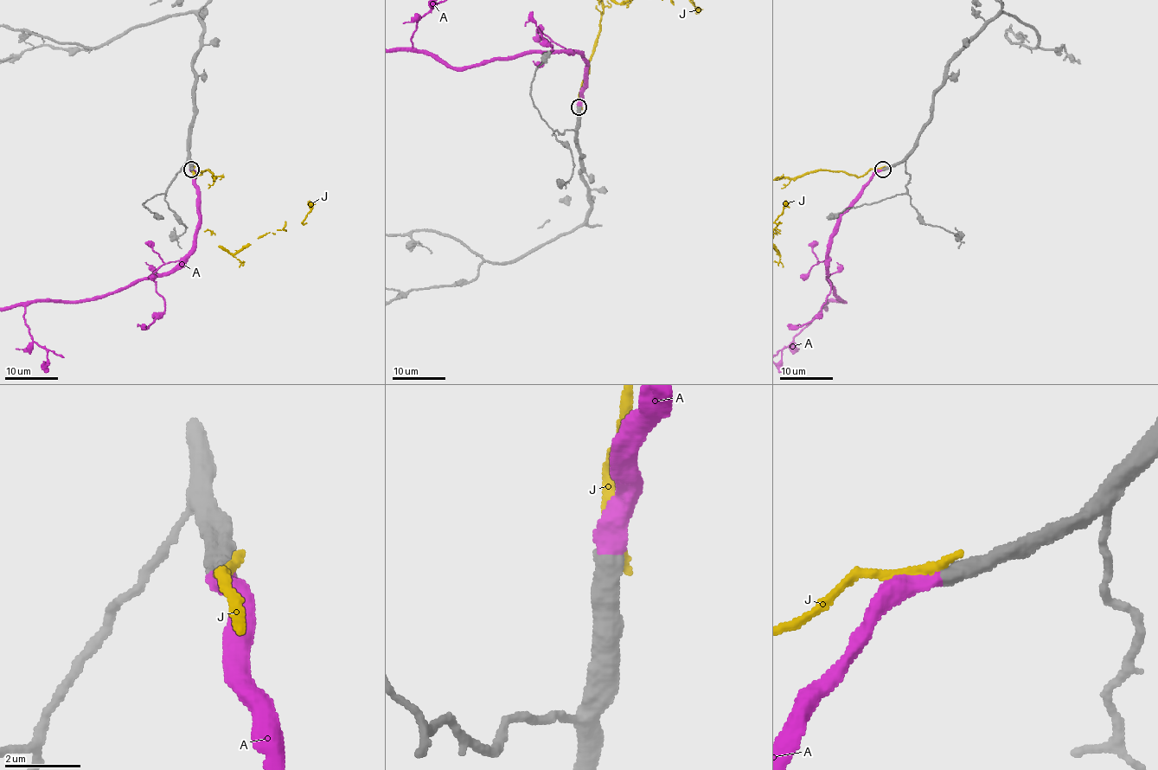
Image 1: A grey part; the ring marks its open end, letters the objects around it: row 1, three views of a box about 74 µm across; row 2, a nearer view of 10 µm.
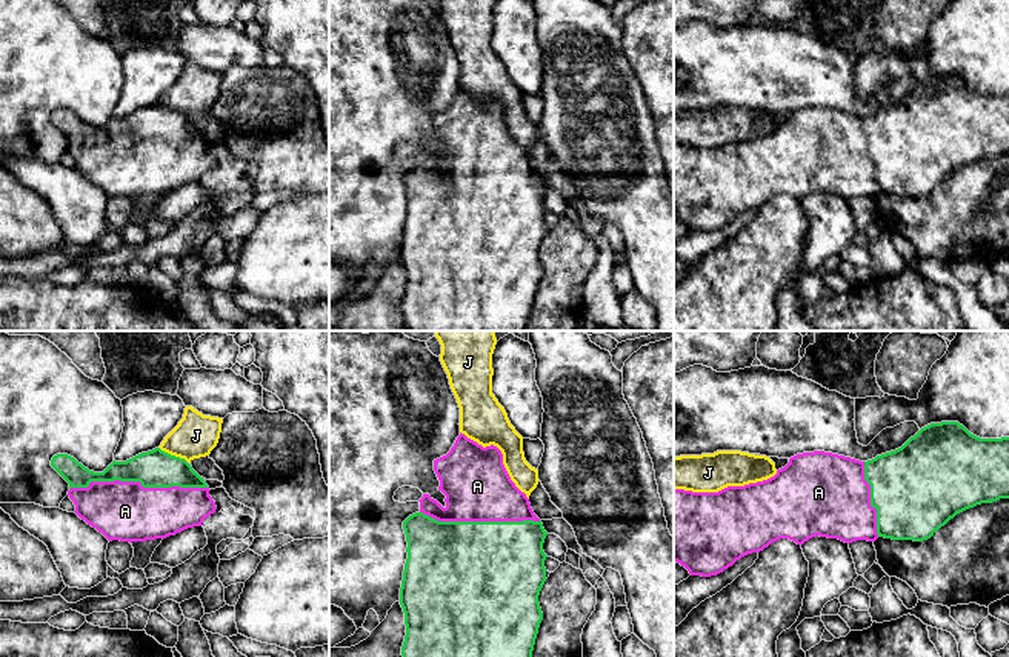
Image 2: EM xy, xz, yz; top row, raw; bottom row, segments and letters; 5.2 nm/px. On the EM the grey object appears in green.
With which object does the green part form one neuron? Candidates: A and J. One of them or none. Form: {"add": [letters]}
{"add": ["A"]}

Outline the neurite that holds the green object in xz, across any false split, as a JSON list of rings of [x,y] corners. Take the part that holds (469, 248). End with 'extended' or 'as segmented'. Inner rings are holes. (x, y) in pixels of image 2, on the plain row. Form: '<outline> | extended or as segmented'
[[[460,88],[451,106],[434,115],[434,126],[440,135],[438,146],[446,151],[446,162],[443,163],[429,149],[423,149],[418,155],[420,166],[403,177],[408,197],[408,214],[400,243],[400,260],[405,268],[406,280],[406,291],[401,302],[405,323],[409,331],[524,331],[529,326],[535,294],[543,275],[538,251],[546,237],[544,215],[548,211],[543,206],[543,198],[548,188],[541,175],[534,169],[526,149],[511,135],[503,120],[503,109],[497,102],[491,100],[483,103]]] | extended

